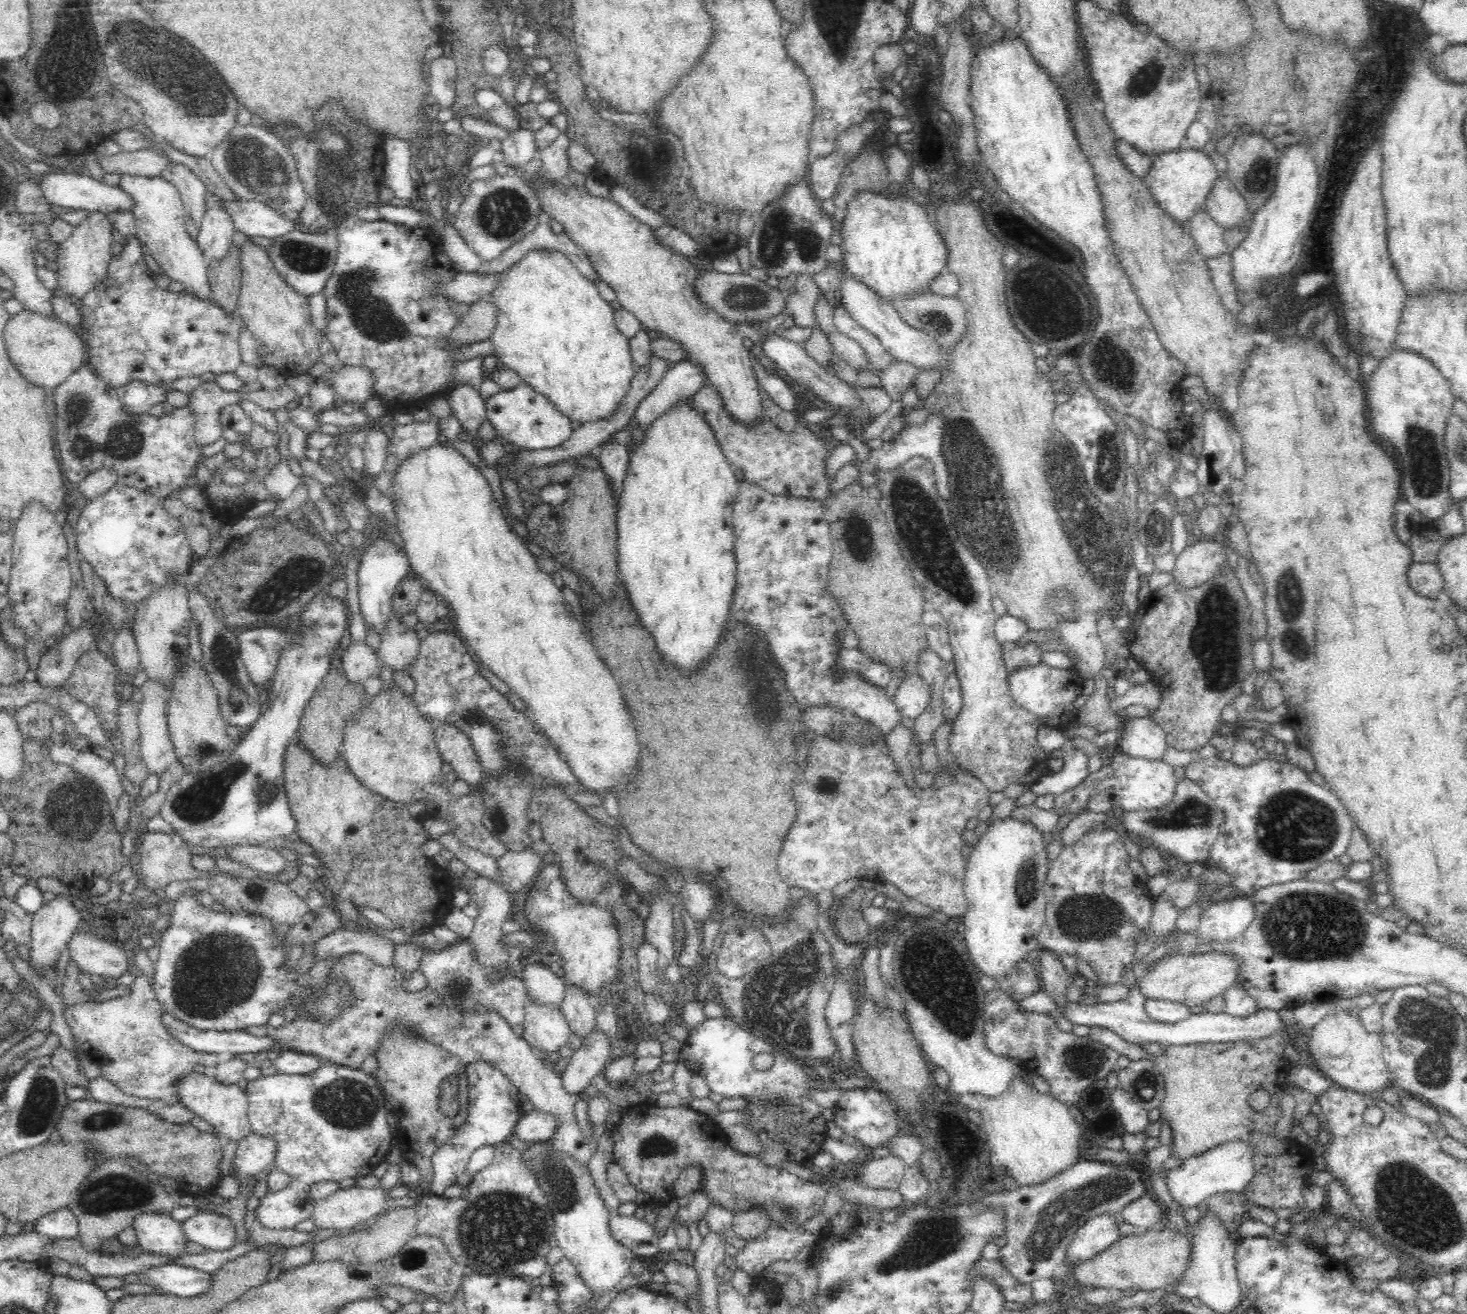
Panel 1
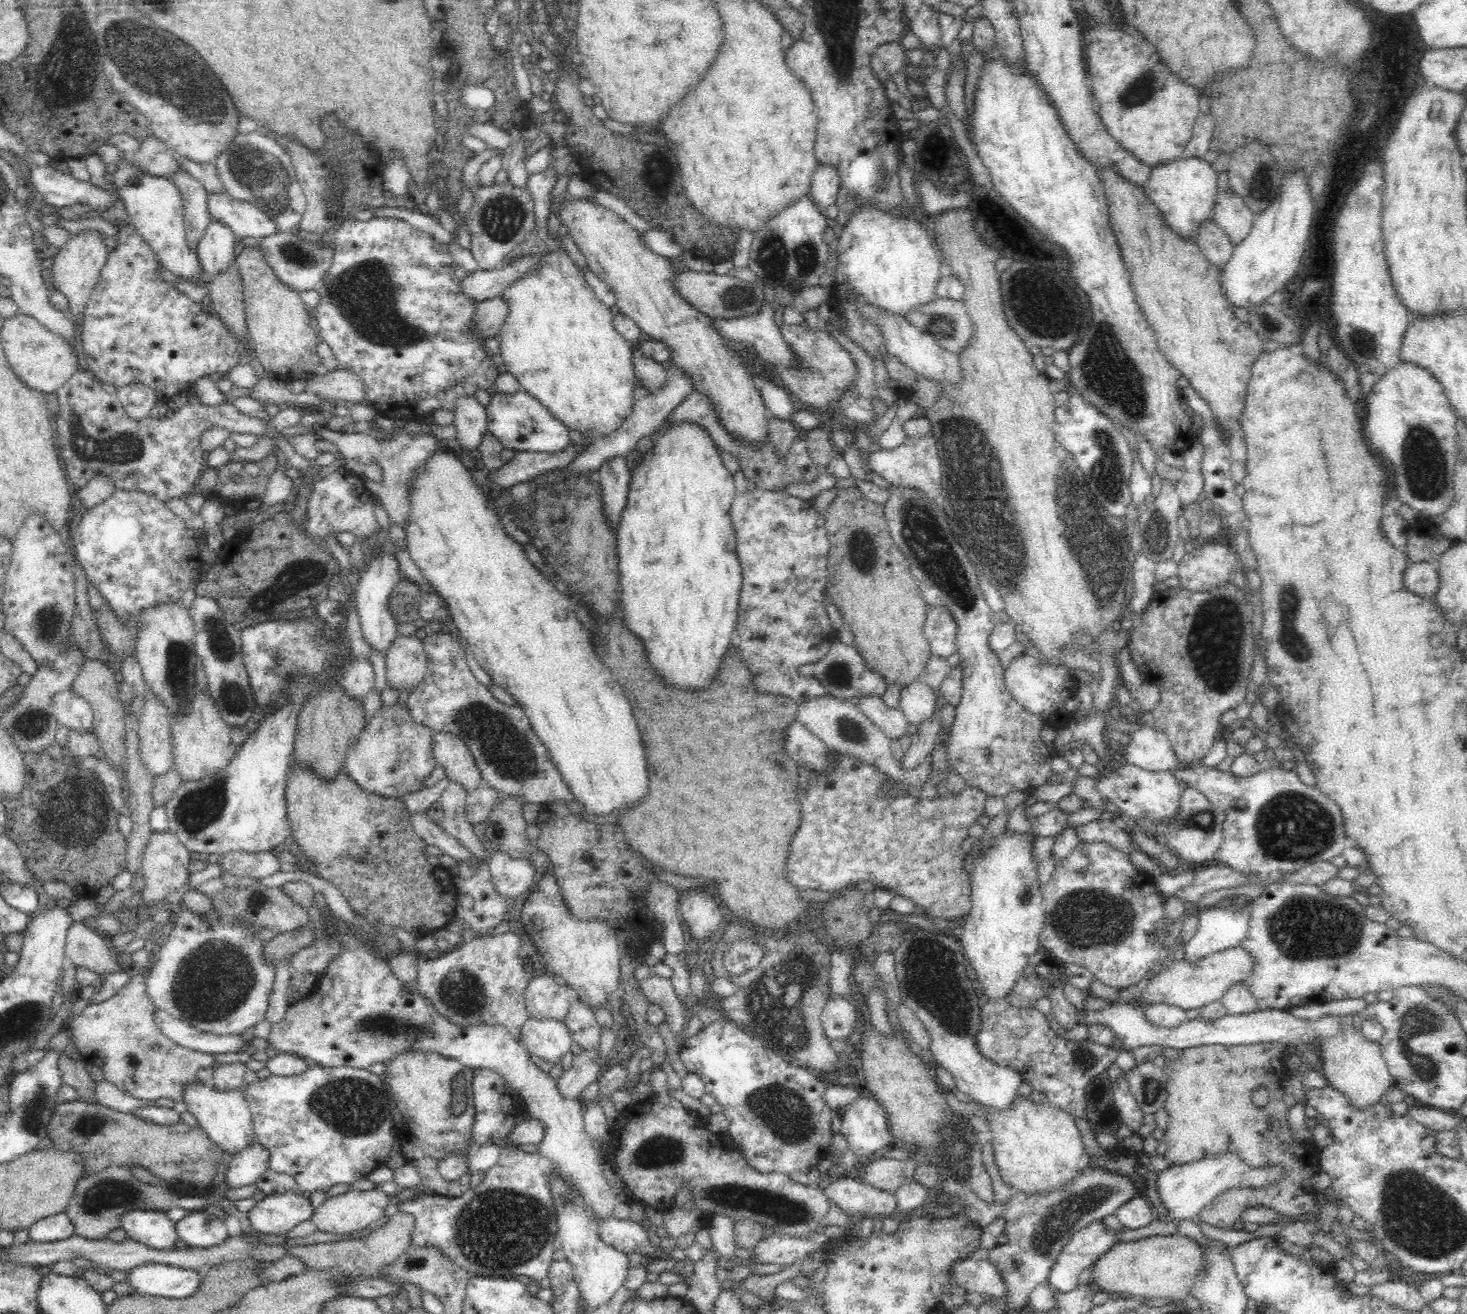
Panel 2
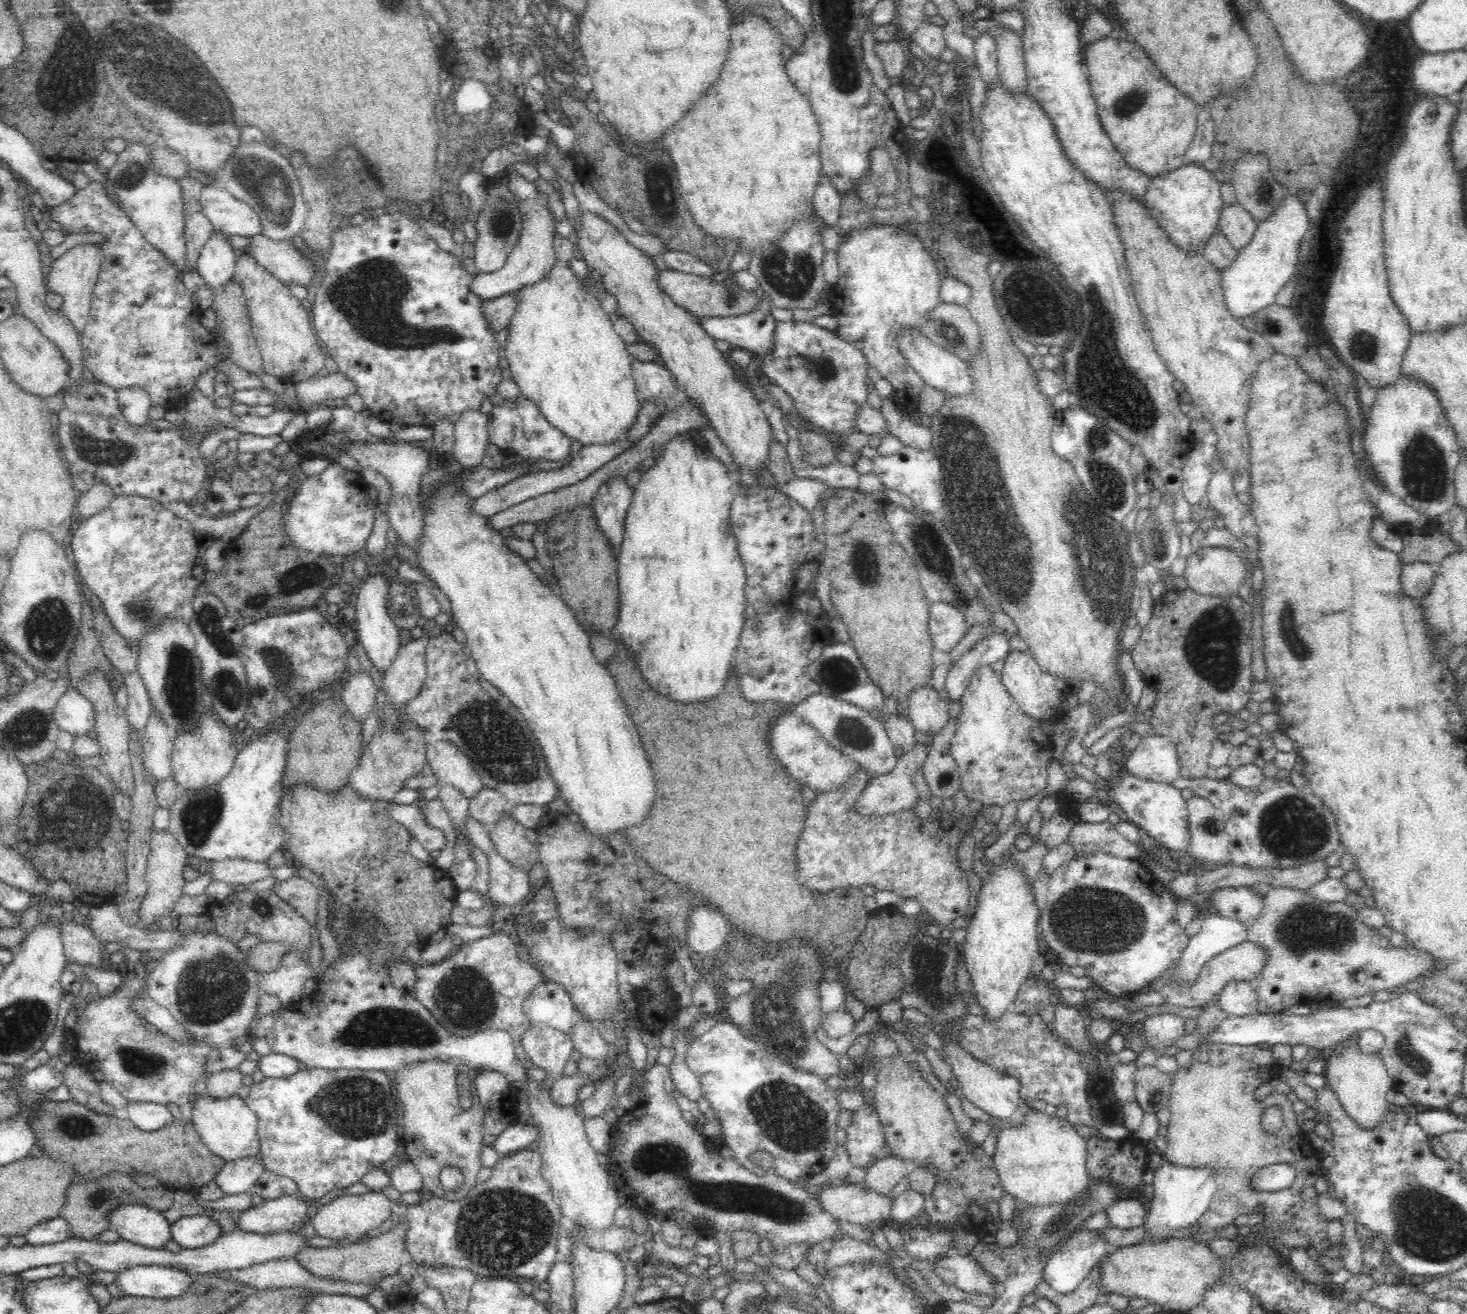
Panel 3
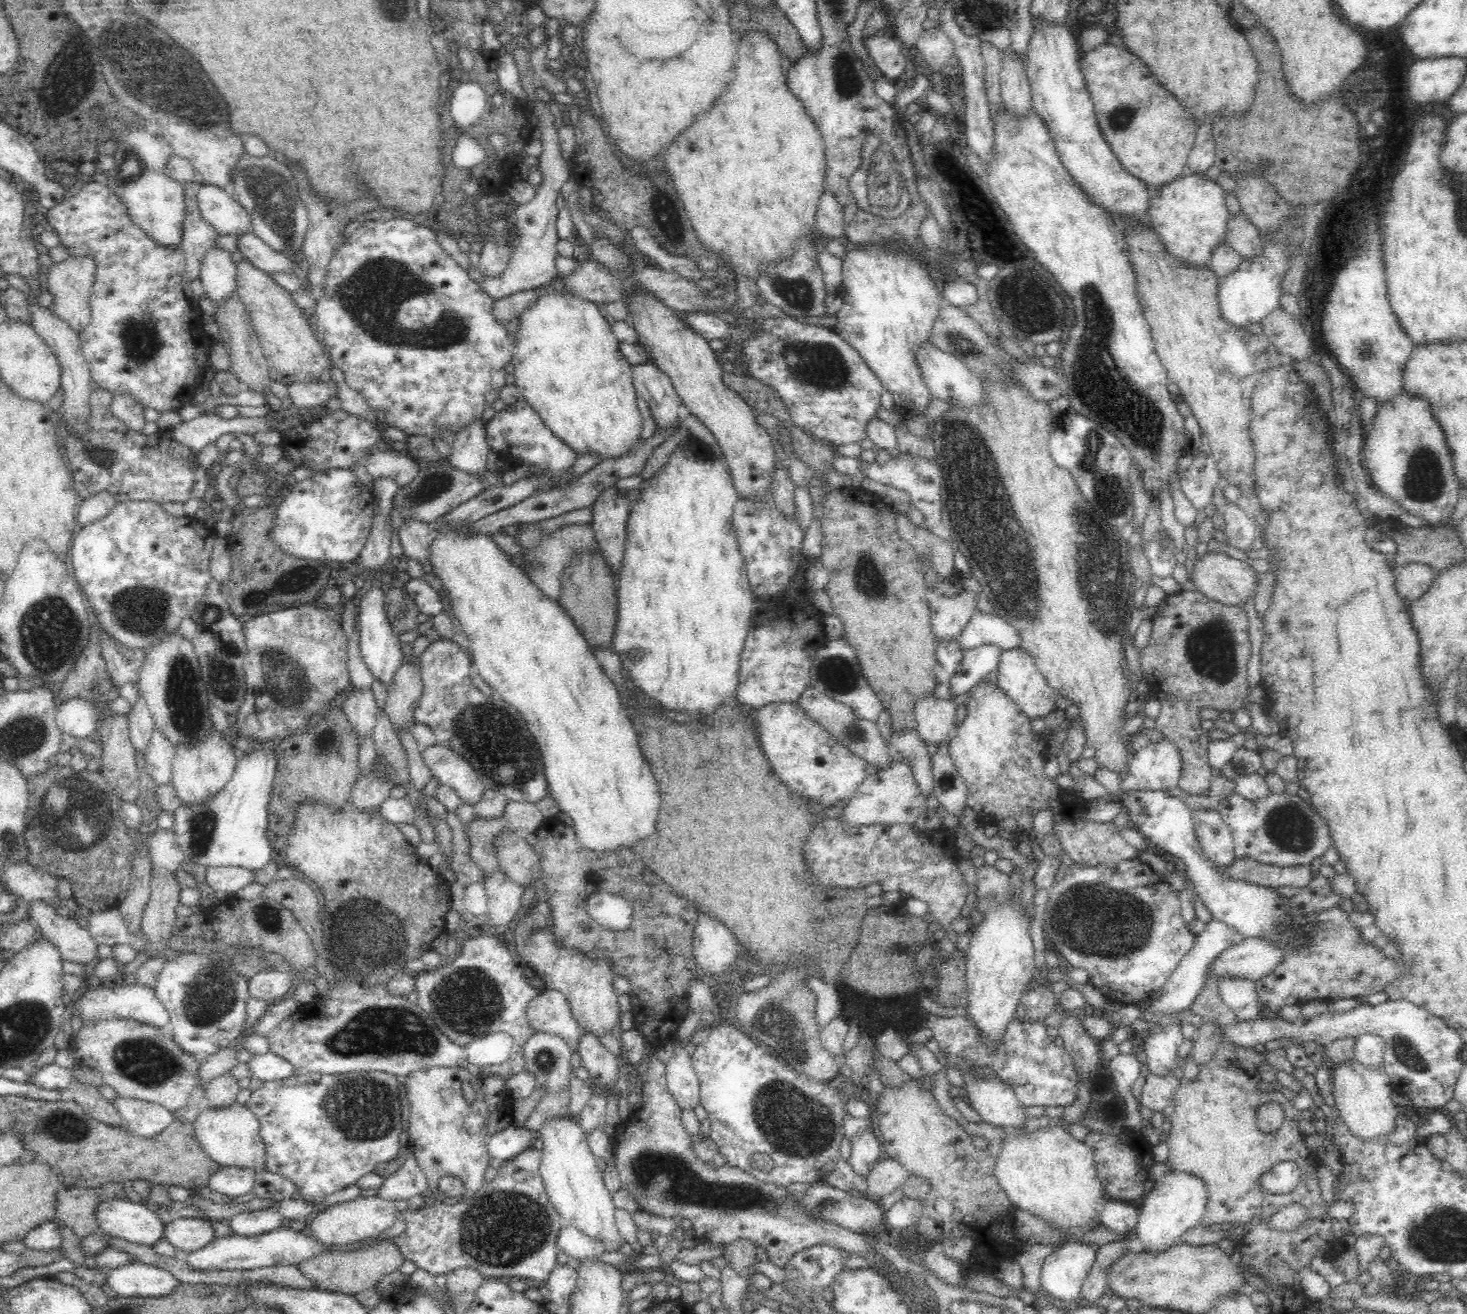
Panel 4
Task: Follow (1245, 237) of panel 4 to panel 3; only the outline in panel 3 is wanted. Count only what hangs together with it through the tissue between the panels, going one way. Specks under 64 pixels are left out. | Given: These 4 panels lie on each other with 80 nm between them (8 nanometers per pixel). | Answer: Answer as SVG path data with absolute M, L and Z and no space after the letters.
M1238 202L1232 206L1224 206L1220 215L1219 231L1237 251L1250 244L1256 227L1254 217Z

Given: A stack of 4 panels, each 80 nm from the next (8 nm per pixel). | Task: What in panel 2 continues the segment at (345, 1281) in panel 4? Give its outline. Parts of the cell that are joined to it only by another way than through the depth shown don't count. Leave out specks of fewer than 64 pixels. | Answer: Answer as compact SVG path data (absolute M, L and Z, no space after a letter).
M397 1211L384 1226L363 1238L306 1246L292 1246L290 1243L287 1243L284 1245L284 1248L288 1255L300 1259L306 1268L314 1271L336 1271L336 1274L346 1278L362 1276L363 1278L380 1277L381 1270L384 1267L393 1265L411 1245L410 1232L412 1232L412 1228L414 1228L414 1217Z

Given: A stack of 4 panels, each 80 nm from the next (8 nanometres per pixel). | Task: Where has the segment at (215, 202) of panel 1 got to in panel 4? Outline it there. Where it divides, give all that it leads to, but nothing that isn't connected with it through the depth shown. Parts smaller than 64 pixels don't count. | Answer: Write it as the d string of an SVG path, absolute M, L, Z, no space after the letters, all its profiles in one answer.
M212 247L206 254L199 274L203 286L203 294L216 303L225 303L236 290L236 263L230 253L220 247Z

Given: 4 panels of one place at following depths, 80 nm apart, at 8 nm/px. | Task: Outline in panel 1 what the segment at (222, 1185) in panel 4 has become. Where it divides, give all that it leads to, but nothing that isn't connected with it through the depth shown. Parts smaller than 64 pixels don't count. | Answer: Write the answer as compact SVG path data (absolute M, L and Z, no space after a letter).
M252 1132L238 1143L230 1173L238 1180L254 1178L273 1164L275 1152L272 1139Z

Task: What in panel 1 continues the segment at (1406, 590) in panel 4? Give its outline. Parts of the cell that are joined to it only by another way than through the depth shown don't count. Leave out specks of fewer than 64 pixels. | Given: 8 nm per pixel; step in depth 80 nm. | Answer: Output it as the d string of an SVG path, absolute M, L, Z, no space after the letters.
M1412 562L1407 570L1406 580L1416 594L1431 599L1436 599L1444 586L1444 579L1436 563Z

